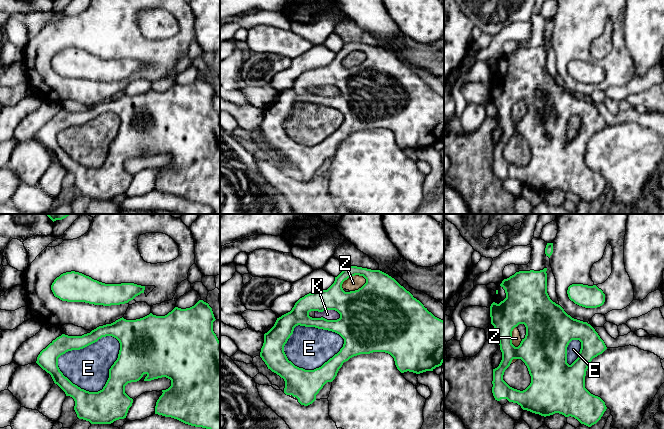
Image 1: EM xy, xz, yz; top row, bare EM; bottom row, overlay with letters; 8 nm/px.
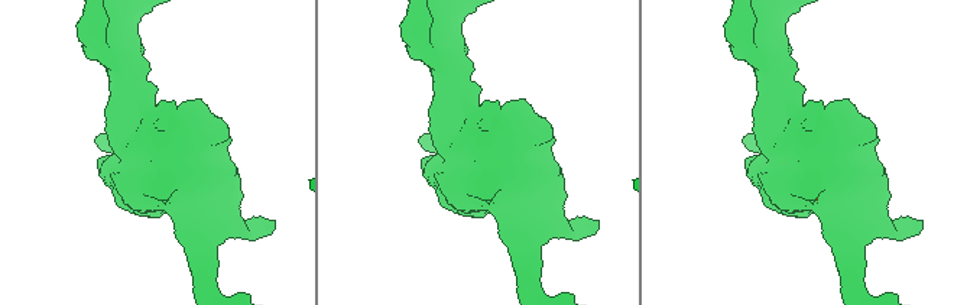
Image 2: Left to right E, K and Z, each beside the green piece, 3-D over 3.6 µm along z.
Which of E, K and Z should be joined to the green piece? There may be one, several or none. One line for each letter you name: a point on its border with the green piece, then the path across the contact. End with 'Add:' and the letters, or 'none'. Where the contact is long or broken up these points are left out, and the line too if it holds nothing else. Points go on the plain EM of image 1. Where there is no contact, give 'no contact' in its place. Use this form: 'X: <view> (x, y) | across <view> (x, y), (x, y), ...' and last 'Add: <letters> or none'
Add: none

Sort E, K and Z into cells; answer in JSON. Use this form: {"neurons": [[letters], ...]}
{"neurons": [["E", "K", "Z"]]}

